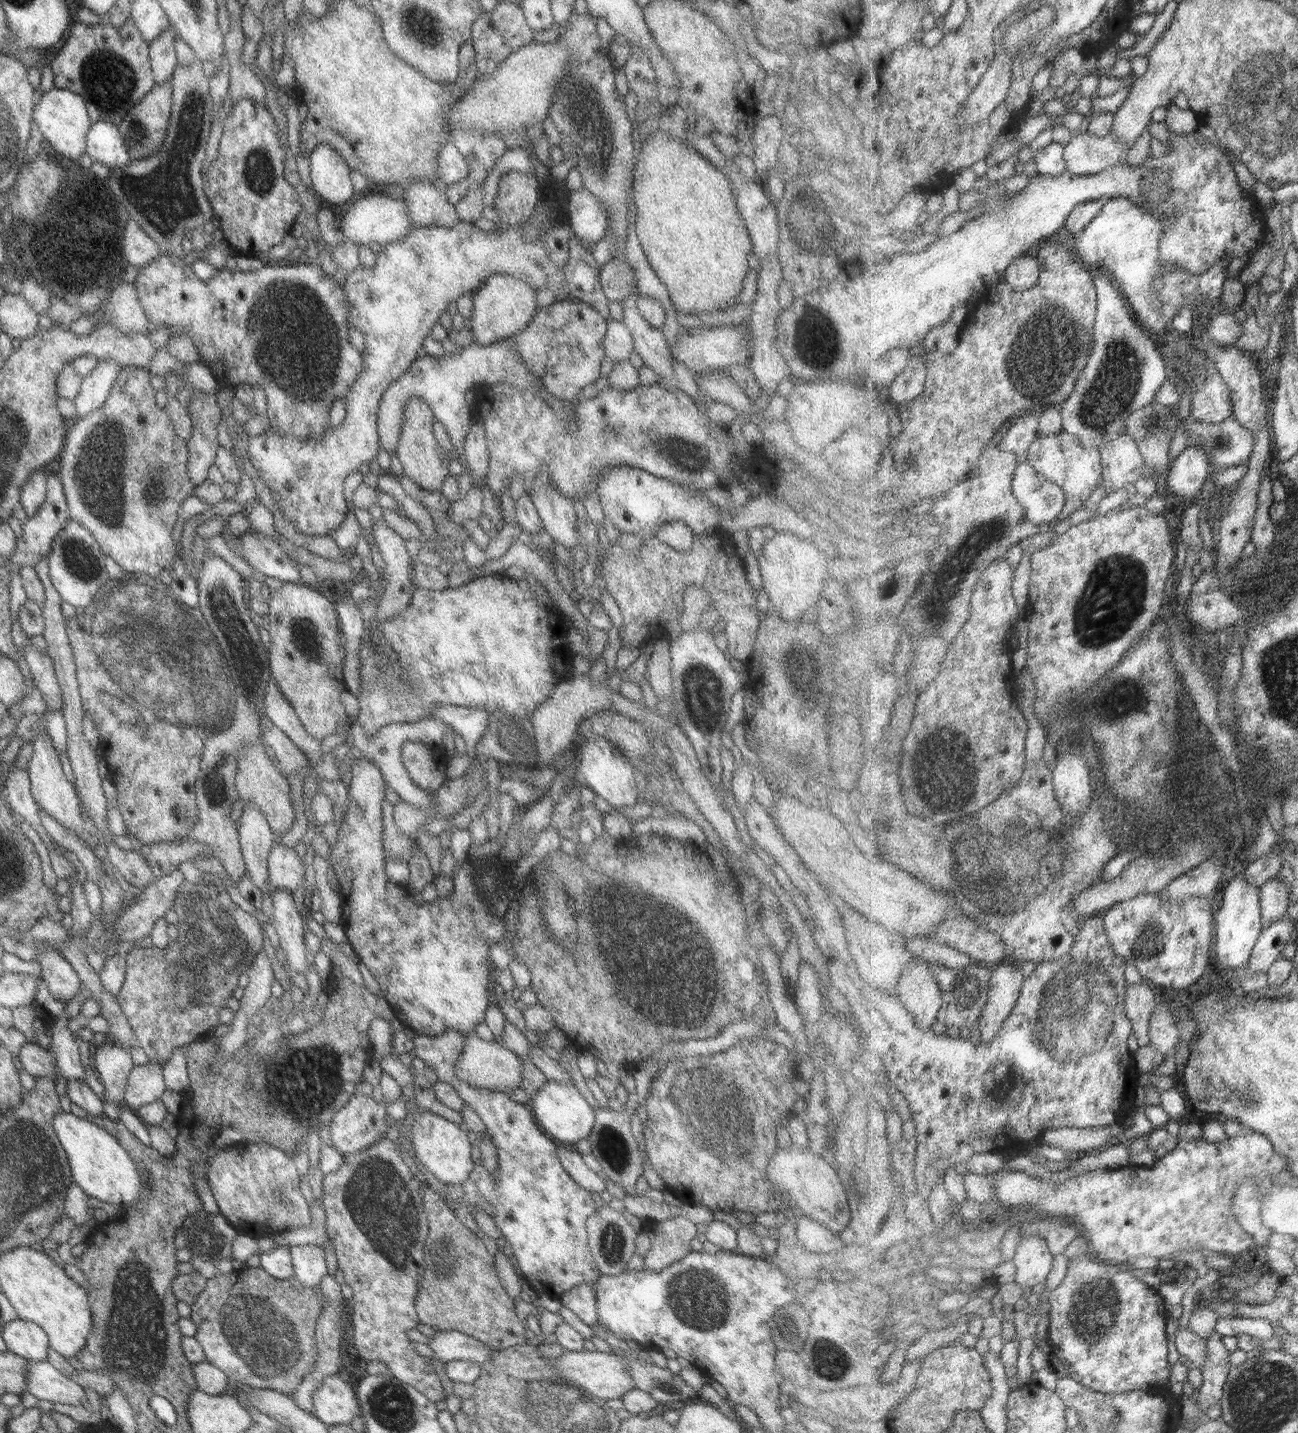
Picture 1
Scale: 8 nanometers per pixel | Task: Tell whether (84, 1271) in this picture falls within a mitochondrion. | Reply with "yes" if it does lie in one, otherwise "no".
no

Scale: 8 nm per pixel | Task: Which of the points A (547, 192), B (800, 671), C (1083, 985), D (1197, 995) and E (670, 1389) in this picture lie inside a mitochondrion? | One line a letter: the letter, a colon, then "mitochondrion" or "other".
A: other
B: mitochondrion
C: mitochondrion
D: other
E: other

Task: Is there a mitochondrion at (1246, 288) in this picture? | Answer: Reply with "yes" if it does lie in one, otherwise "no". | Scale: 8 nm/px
no

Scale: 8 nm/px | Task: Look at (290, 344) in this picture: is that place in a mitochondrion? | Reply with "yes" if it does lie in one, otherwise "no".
yes

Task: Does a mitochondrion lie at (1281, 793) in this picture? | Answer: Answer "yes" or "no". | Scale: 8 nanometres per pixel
no

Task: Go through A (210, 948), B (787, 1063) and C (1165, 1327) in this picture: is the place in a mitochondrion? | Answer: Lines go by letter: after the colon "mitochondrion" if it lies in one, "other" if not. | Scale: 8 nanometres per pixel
A: mitochondrion
B: other
C: other

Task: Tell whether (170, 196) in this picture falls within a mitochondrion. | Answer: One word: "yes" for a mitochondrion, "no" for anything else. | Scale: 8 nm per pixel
yes

